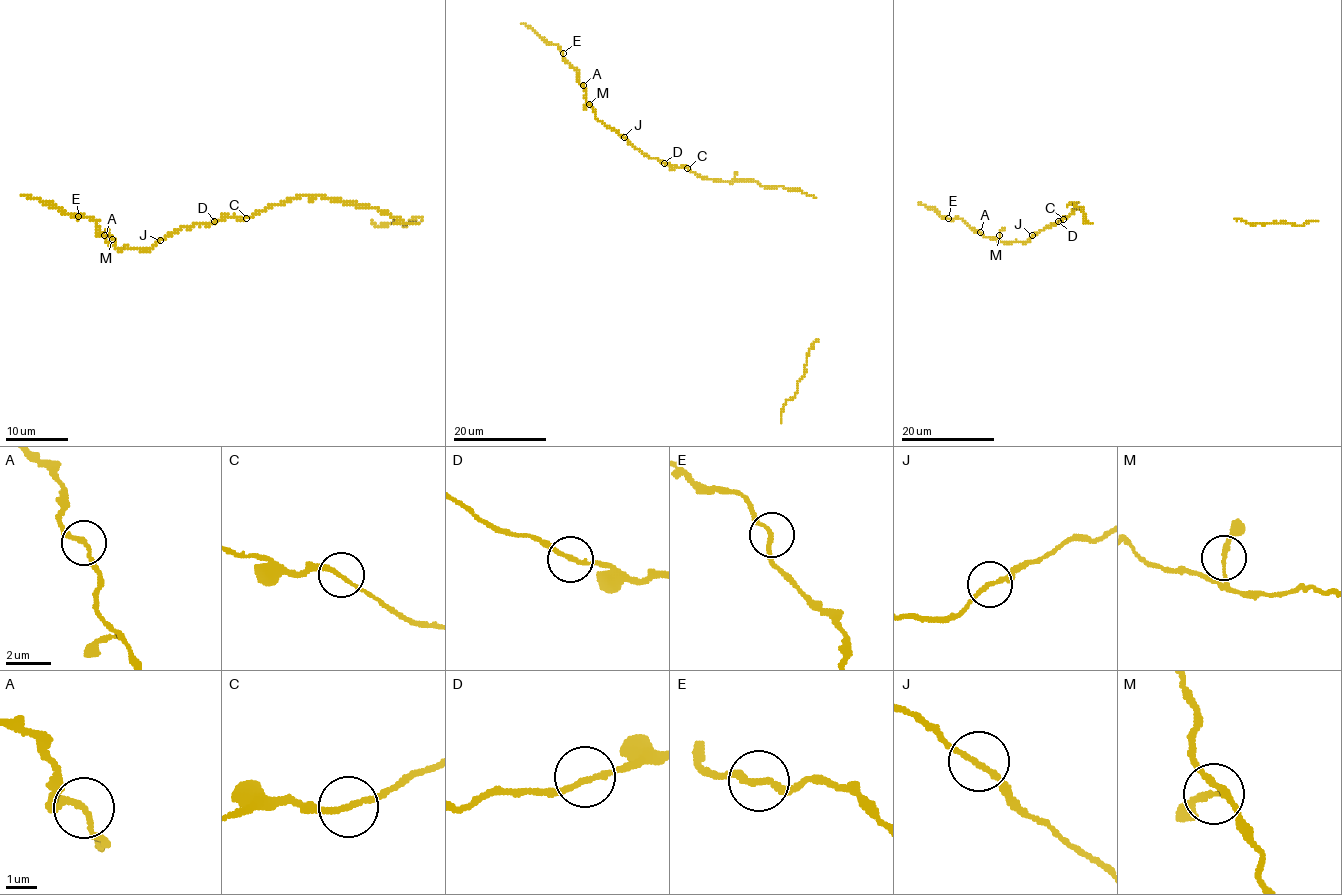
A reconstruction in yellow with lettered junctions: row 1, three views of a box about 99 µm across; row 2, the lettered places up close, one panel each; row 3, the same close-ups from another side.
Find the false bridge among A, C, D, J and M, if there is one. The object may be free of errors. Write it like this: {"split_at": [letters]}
{"split_at": []}

